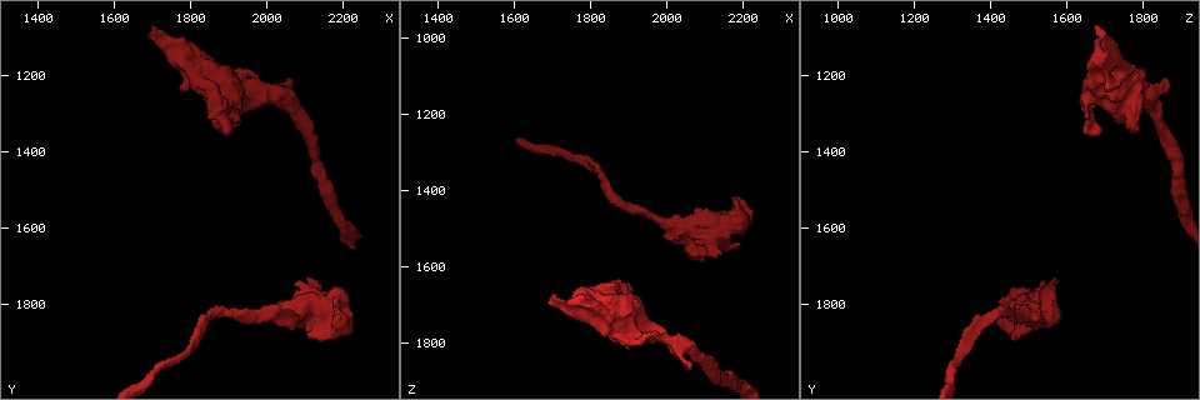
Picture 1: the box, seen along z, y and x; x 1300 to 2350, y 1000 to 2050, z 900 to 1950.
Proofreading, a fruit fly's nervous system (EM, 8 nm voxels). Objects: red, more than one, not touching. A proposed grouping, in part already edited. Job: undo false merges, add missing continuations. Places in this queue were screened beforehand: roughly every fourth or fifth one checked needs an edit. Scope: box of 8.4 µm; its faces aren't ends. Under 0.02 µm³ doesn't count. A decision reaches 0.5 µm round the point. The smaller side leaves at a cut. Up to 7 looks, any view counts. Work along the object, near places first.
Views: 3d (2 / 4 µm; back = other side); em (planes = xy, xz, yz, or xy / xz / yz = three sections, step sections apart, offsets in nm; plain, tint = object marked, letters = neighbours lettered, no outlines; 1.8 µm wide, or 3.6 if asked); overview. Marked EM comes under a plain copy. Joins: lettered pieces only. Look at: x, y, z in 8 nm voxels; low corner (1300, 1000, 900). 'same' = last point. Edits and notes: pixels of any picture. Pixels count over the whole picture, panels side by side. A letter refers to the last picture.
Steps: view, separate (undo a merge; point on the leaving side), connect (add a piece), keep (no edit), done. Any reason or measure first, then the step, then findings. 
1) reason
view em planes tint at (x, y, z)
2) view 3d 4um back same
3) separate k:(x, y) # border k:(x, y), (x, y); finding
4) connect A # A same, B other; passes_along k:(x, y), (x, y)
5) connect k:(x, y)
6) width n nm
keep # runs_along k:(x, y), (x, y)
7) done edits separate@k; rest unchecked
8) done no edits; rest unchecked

an open end
view 3d 4um at (2065, 1210, 1865)

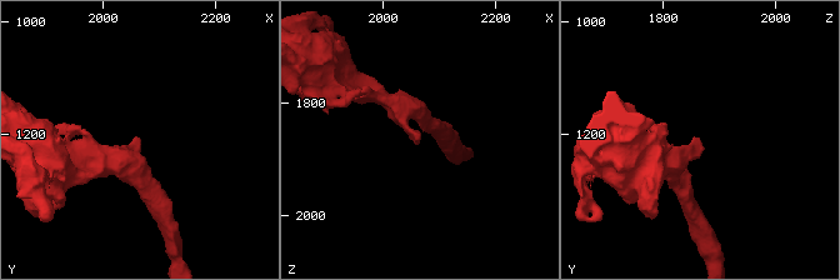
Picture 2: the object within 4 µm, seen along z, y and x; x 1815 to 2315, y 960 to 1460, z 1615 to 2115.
view em planes letters at (2060, 1205, 1865)

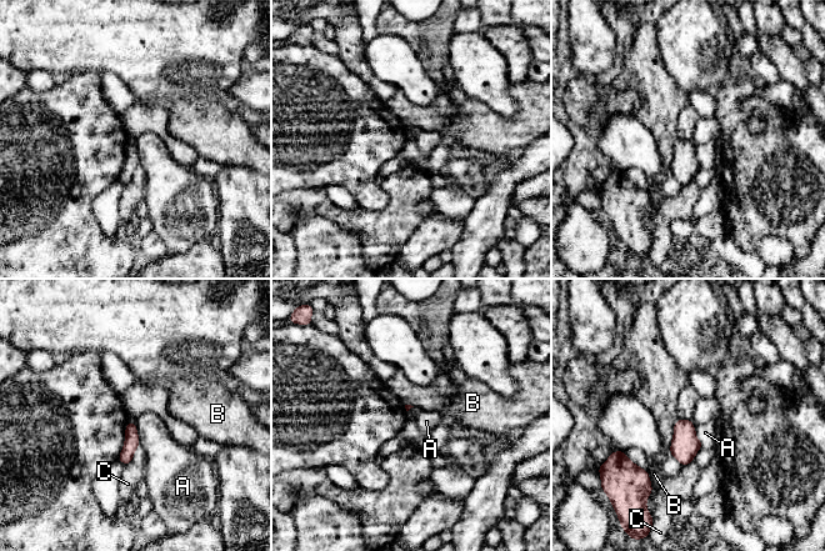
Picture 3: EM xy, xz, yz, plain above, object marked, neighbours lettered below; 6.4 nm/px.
longest_contact B 220 nm
keep # A other, B other, C other; border 3:(133, 421), (140, 444); no lettered piece goes on from it

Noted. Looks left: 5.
branch stops here
view 3d 4um at (1885, 1355, 1685)

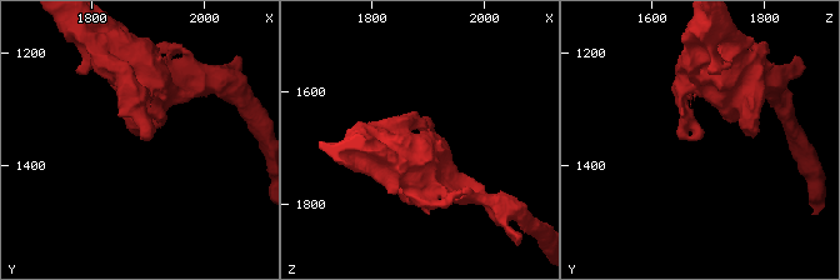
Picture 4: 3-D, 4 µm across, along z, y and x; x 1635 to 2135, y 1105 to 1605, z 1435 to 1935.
shape alone is not enough
view em planes letters at (1890, 1355, 1680)

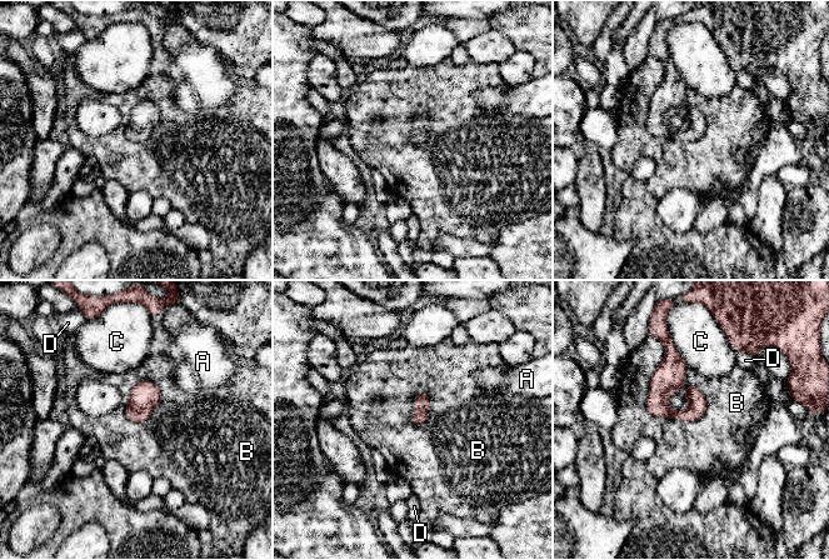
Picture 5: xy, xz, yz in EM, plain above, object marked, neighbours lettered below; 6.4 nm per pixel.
keep # A other, B other, C other, D other; border 5:(645, 399), (688, 420), (708, 404); no lettered piece goes on from it

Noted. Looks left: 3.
an open end
view 3d 4um at (1705, 1075, 1670)

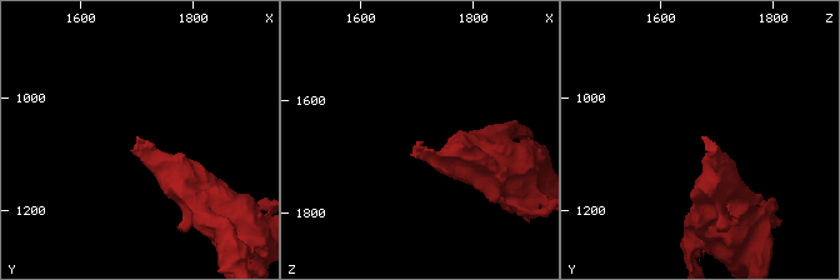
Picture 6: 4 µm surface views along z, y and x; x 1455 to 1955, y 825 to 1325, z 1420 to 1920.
now the EM
view em xz step 16 letters at (1700, 1070, 1675)

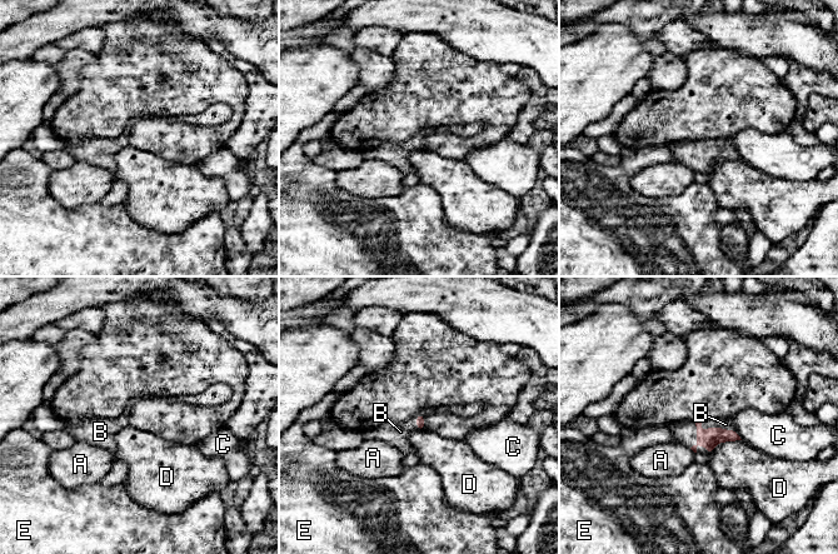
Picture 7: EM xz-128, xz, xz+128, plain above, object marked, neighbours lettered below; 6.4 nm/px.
longest_contact D 240 nm
connect B # A other, B same, C other, D other, E other; the neuron continues

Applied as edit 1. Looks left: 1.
done edits connect@7; rest unchecked

